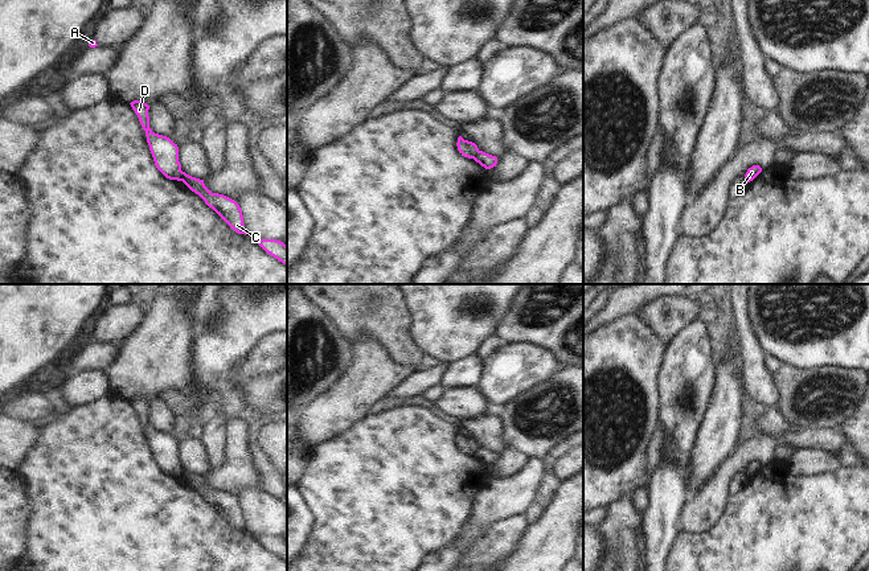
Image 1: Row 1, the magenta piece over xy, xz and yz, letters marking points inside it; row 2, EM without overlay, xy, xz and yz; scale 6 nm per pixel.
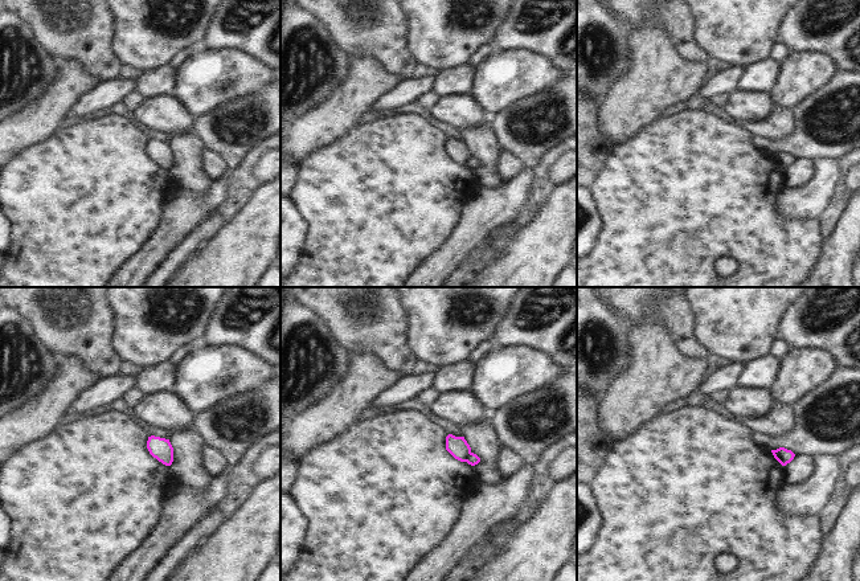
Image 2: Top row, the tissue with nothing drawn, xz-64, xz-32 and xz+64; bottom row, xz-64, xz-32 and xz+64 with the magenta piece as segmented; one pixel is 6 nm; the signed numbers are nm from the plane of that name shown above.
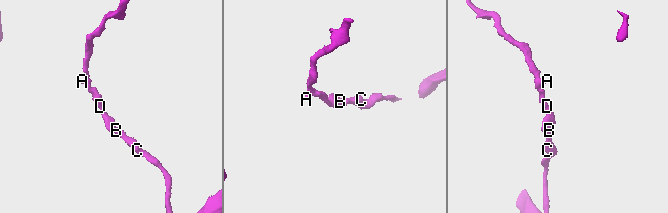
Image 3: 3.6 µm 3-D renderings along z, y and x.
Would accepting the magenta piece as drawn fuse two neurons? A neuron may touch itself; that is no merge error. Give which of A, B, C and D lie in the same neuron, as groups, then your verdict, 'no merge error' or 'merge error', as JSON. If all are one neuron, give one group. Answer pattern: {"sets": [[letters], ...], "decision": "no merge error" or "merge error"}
{"sets": [["A", "D"], ["B", "C"]], "decision": "merge error"}

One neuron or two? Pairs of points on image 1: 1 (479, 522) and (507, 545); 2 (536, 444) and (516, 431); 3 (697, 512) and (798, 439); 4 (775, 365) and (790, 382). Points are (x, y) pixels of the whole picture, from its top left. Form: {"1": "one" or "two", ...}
{"1": "two", "2": "one", "3": "one", "4": "two"}

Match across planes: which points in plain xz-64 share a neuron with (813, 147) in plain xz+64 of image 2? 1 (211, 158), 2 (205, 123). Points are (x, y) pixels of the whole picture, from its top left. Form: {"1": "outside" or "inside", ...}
{"1": "outside", "2": "inside"}

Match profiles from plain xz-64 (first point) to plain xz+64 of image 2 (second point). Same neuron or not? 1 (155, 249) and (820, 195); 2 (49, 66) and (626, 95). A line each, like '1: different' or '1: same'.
1: same
2: different

